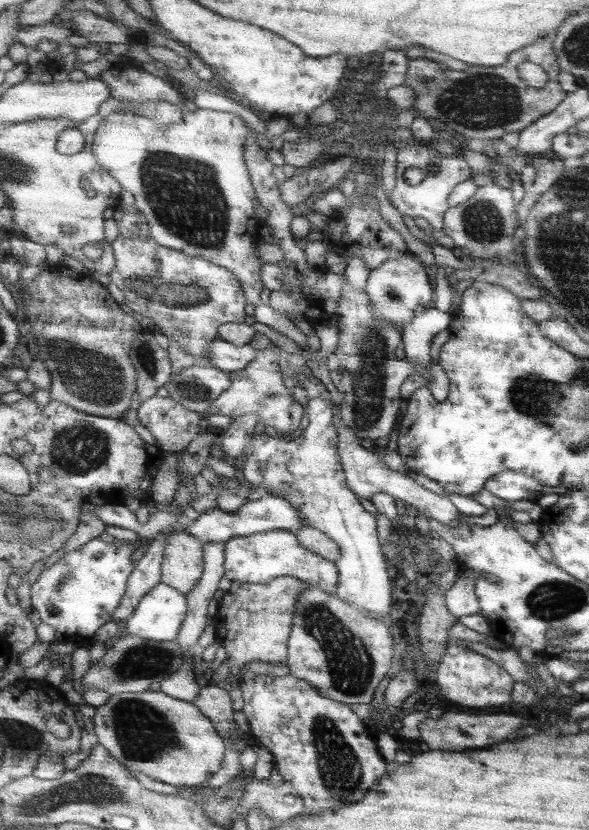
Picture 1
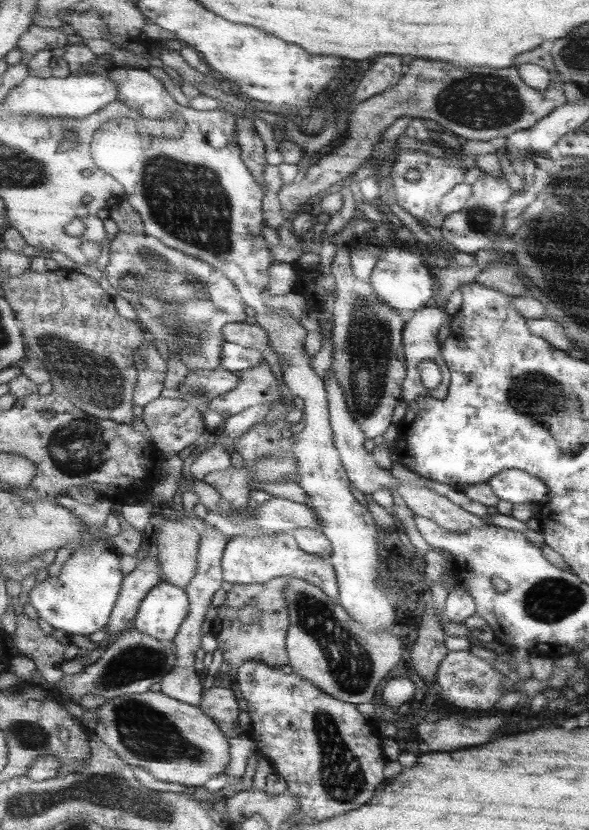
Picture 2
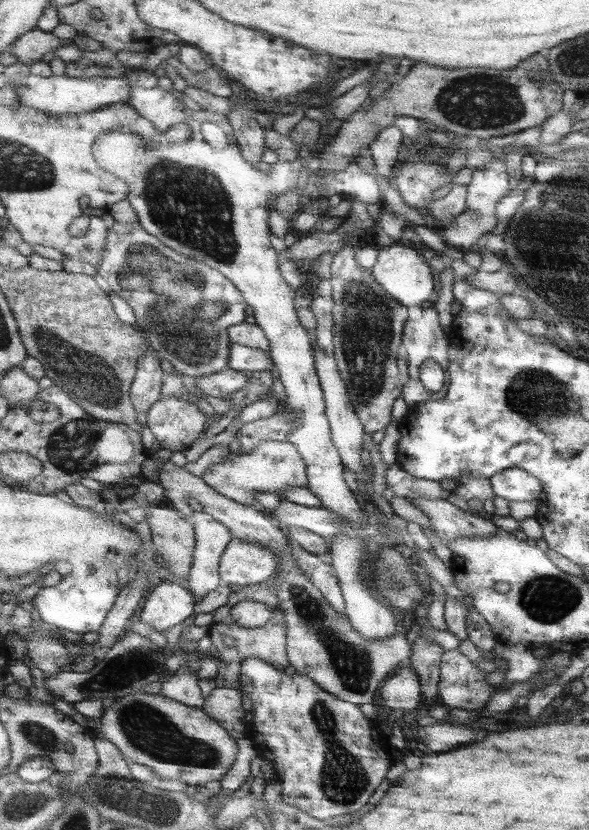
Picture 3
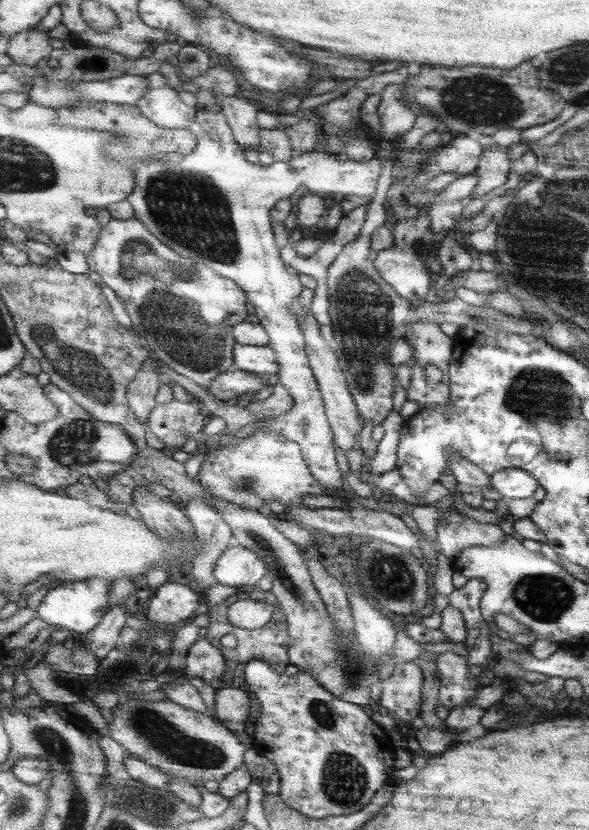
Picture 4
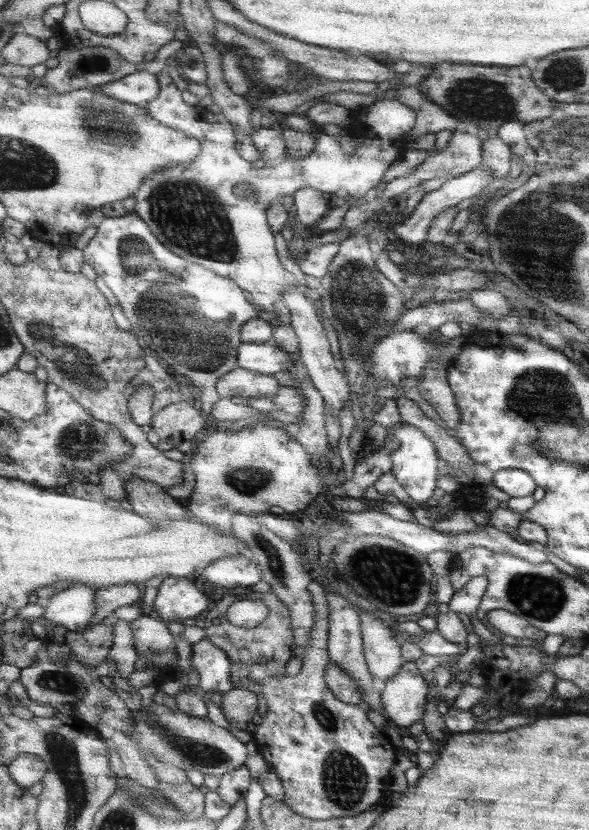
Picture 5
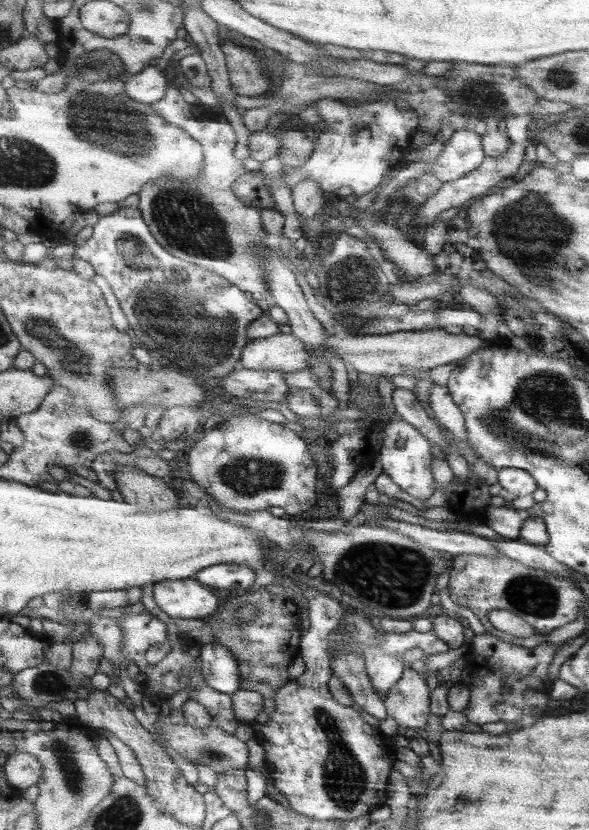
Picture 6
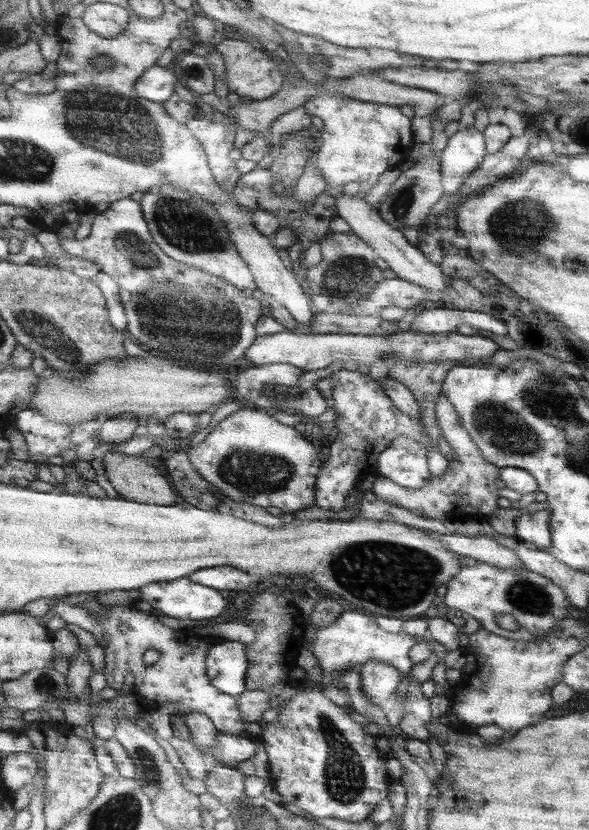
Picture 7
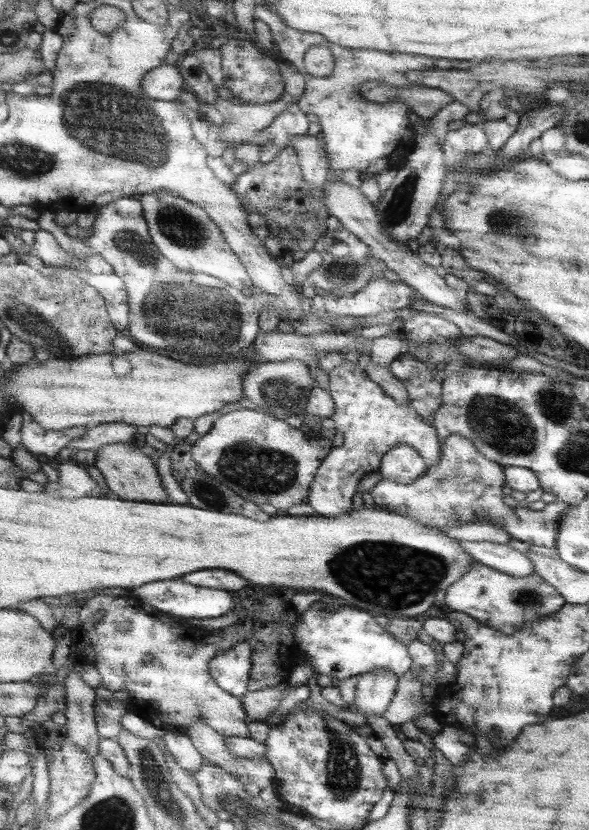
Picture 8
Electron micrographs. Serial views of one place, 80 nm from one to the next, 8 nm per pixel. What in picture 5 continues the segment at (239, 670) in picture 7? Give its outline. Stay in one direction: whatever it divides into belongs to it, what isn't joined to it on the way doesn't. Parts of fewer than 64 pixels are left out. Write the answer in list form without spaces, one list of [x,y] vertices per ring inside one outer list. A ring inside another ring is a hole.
[[[209,639],[192,645],[191,661],[200,675],[199,688],[206,694],[209,691],[219,693],[233,689],[231,682],[231,664],[229,655],[215,646]]]

